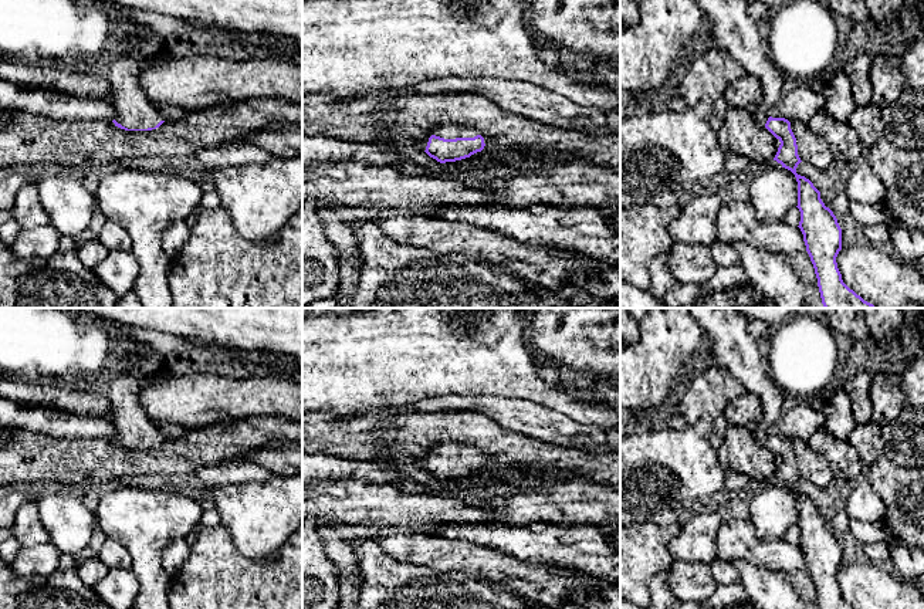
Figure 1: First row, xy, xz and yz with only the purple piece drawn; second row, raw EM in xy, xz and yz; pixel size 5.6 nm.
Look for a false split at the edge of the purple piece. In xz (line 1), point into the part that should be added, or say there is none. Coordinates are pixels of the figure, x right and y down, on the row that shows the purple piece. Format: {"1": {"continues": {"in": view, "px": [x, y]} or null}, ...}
{"1": {"continues": {"in": "xz", "px": [443, 131]}}}

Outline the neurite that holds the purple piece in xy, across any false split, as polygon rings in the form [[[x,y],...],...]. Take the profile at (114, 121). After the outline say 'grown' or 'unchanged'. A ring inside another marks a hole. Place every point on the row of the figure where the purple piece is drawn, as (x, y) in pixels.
[[[123,24],[121,51],[108,65],[108,81],[114,84],[114,108],[116,111],[115,126],[125,131],[152,131],[159,128],[165,119],[156,106],[146,98],[139,85],[141,61],[145,47],[135,27]]]; grown

